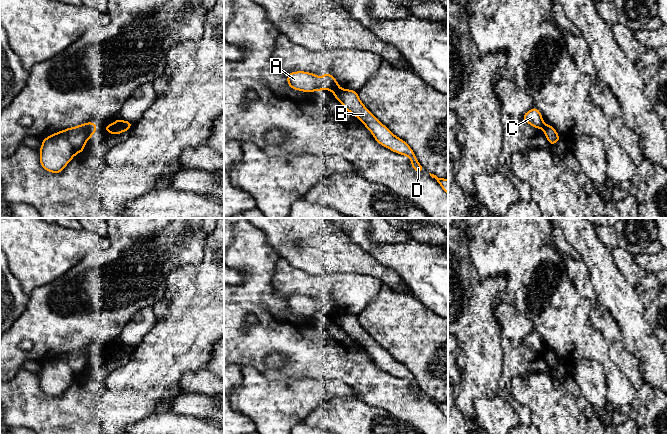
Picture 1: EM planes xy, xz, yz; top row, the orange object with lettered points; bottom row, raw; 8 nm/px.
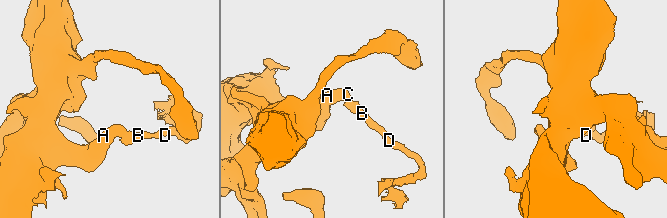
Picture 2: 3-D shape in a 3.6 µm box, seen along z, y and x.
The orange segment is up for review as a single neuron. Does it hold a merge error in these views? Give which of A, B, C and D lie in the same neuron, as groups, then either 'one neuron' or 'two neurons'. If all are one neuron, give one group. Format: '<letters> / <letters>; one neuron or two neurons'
A C / B D; two neurons

